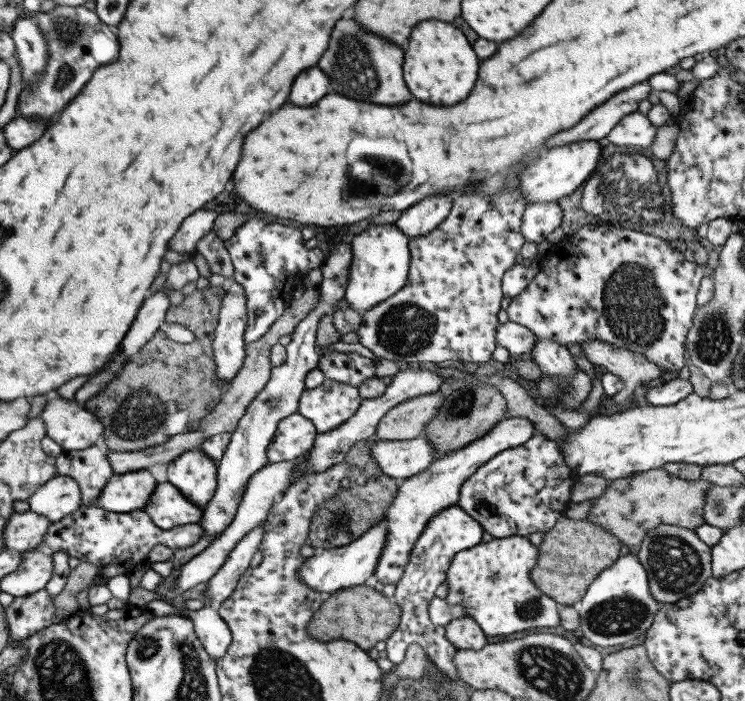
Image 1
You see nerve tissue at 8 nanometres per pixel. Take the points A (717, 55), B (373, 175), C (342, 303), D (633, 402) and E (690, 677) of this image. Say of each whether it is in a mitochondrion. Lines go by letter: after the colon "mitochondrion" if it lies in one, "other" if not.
A: other
B: mitochondrion
C: other
D: other
E: other

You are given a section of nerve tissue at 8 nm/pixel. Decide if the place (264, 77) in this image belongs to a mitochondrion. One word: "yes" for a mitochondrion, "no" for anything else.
no

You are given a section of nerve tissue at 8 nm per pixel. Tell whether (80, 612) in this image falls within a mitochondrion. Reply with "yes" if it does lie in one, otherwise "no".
no

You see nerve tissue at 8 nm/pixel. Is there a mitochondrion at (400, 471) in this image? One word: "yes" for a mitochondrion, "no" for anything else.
no

